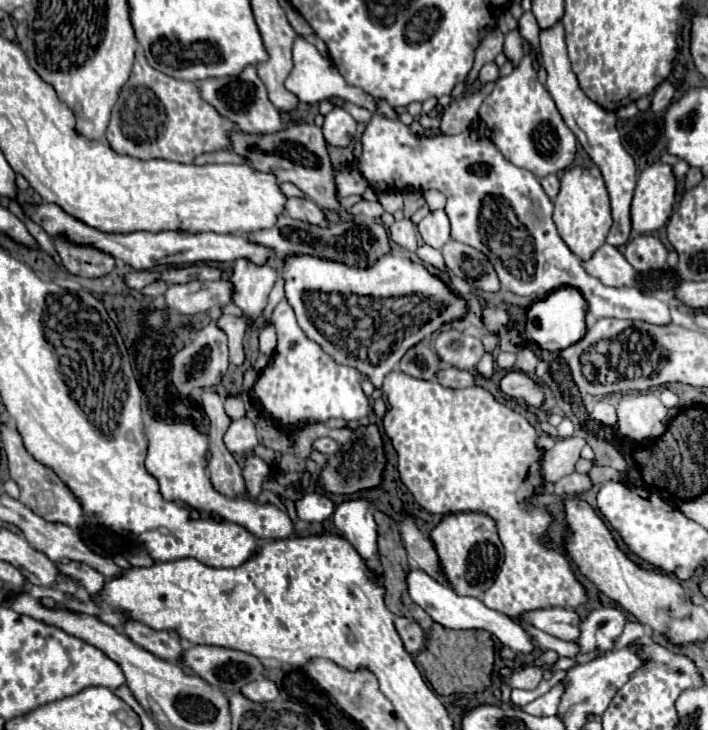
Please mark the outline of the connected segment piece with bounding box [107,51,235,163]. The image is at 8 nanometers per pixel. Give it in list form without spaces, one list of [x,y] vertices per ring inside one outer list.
[[[137,51],[131,79],[125,83],[113,107],[107,141],[115,151],[137,159],[191,163],[201,153],[227,149],[227,133],[233,129],[233,123],[227,123],[213,107],[203,103],[195,83],[155,71],[143,57],[143,51]]]

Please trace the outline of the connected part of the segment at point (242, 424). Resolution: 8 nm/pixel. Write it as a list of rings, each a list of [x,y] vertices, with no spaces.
[[[241,417],[241,419],[233,421],[233,425],[225,433],[223,441],[225,441],[227,449],[237,451],[237,453],[249,453],[249,451],[253,451],[253,447],[259,445],[255,423],[249,417]]]

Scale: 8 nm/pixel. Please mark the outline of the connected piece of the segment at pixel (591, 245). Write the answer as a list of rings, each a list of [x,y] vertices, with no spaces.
[[[569,167],[561,175],[561,189],[553,199],[553,223],[565,241],[565,245],[581,259],[587,261],[605,243],[611,229],[611,205],[603,183],[603,176],[597,167]]]

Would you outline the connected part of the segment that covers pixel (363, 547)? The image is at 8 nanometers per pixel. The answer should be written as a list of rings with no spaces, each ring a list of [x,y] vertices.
[[[355,497],[351,501],[343,501],[335,509],[333,523],[341,531],[341,535],[359,551],[359,555],[367,559],[367,565],[375,573],[381,573],[373,511],[375,511],[375,505],[371,499]]]

